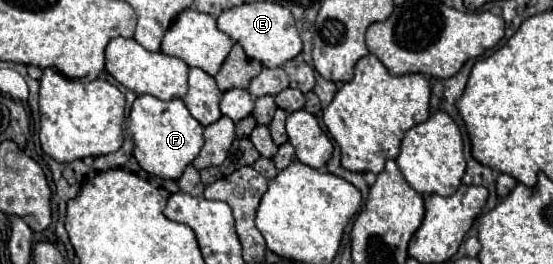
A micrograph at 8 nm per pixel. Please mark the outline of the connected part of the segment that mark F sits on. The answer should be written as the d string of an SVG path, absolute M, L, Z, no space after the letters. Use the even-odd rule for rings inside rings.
M143 94L143 98L137 98L131 106L127 130L135 142L133 156L137 158L139 166L159 178L177 180L203 148L203 126L189 114L181 98L163 102L155 96Z

